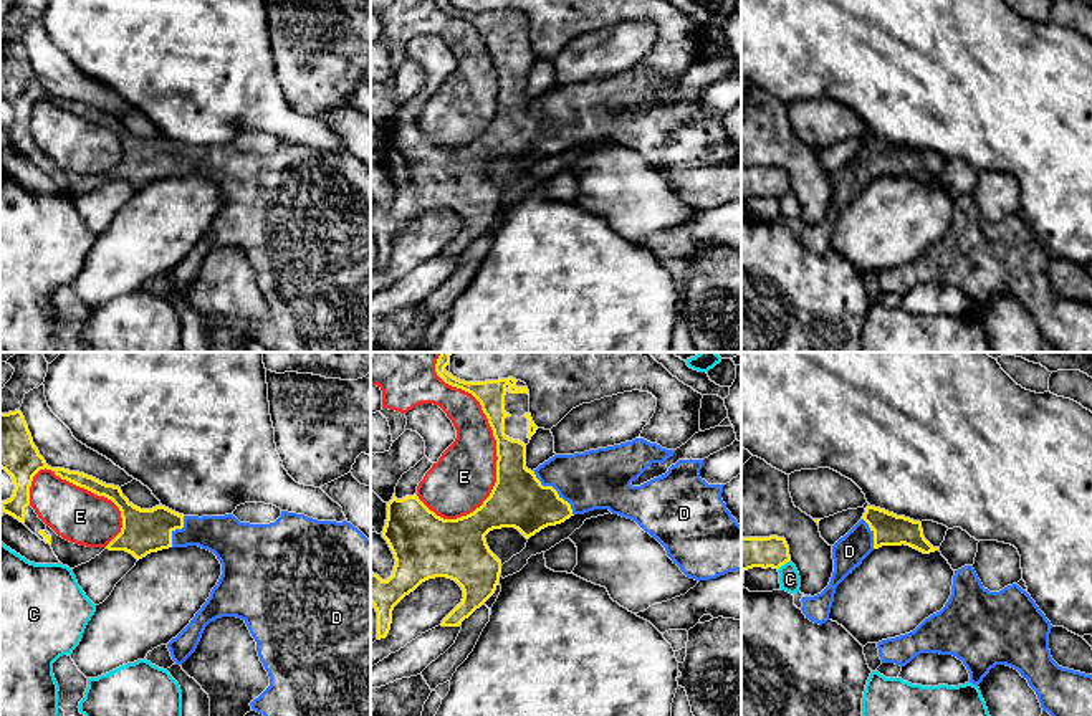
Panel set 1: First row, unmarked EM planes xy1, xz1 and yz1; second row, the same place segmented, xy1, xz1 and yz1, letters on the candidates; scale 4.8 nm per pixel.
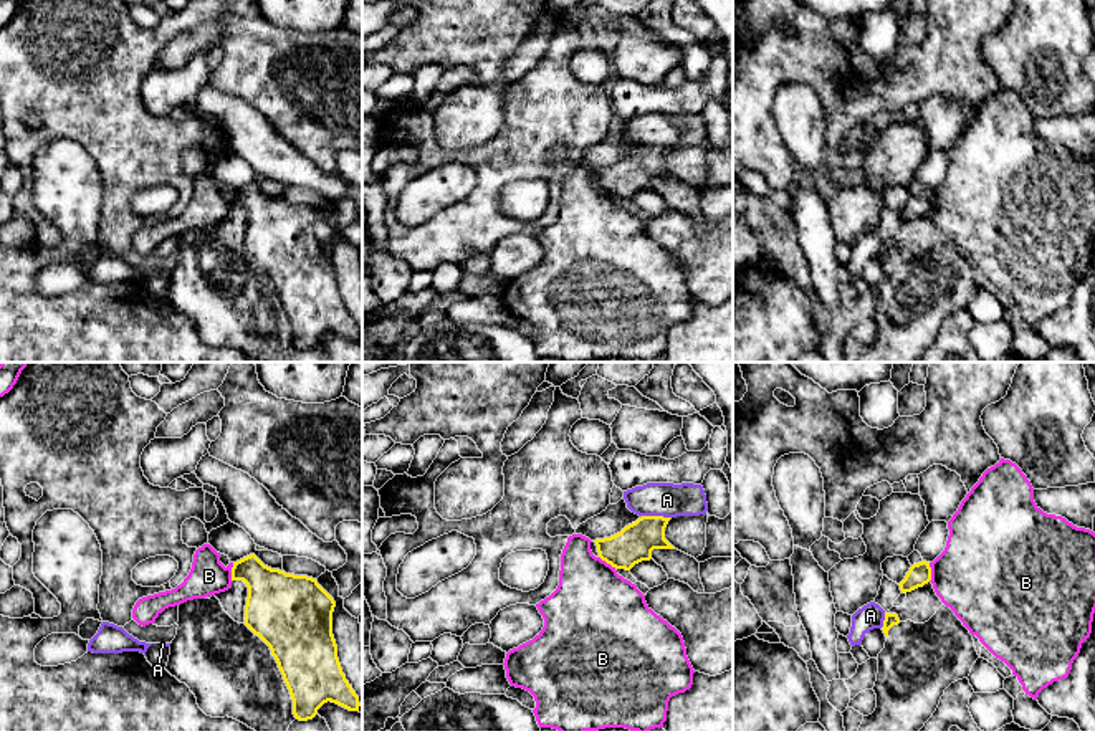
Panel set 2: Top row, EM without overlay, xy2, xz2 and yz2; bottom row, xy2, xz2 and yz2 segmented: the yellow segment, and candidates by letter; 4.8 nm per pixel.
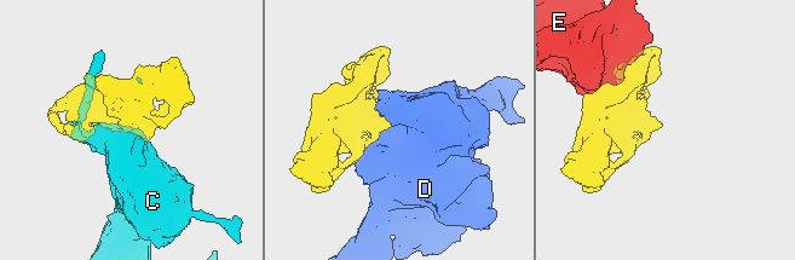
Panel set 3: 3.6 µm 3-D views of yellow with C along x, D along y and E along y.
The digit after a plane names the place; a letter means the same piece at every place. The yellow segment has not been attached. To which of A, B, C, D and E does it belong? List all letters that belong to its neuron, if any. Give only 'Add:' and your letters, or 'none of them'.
Add: D

